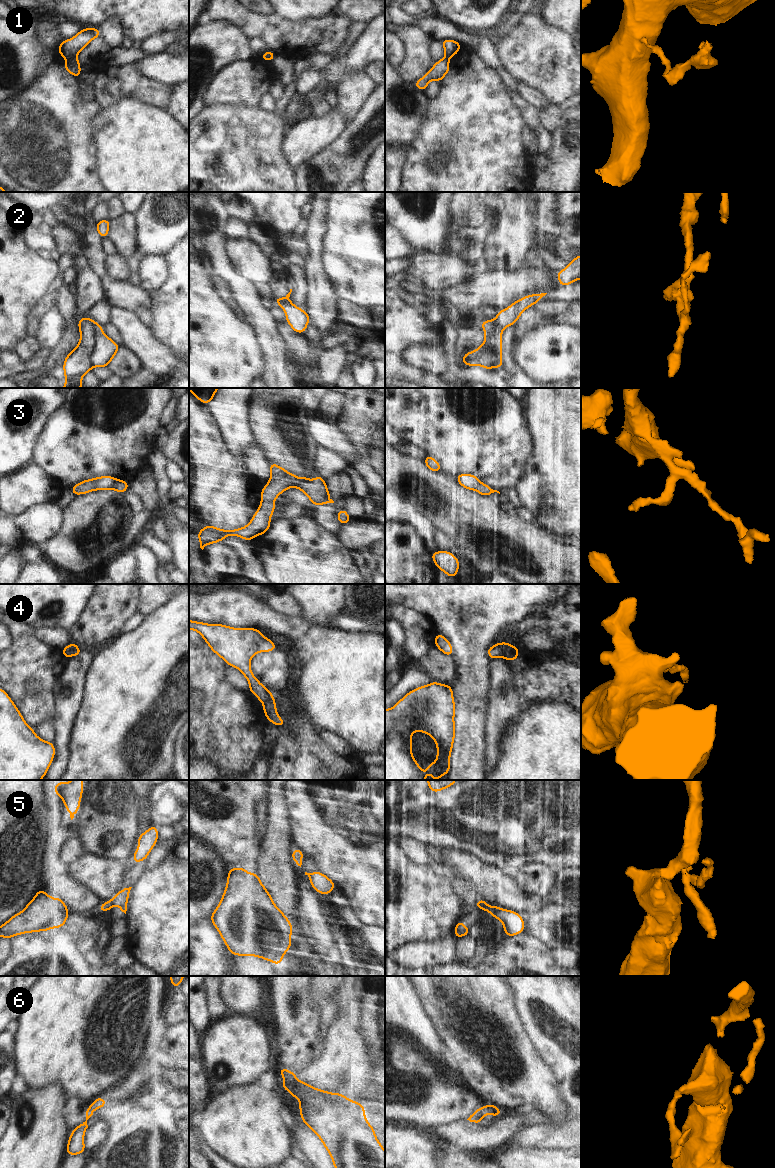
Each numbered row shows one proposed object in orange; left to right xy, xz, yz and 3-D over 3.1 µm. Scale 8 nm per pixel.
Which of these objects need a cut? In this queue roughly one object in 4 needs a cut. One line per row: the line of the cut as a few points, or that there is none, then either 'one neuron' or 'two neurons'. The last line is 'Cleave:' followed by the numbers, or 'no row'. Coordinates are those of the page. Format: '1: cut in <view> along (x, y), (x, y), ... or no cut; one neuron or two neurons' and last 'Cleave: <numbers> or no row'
1: cut in xy along (75, 55), (66, 60); two neurons
2: cut in xy along (91, 320), (97, 330), (97, 344), (92, 355), (94, 365); two neurons
3: no cut; one neuron
4: cut in yz along (499, 643), (502, 649), (502, 656); two neurons
5: cut in xy along (111, 899), (114, 901); two neurons
6: no cut; one neuron
Cleave: 1, 2, 4, 5

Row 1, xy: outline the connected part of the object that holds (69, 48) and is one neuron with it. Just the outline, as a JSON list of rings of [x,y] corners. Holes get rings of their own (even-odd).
[[[83,28],[74,37],[63,40],[58,47],[58,53],[68,60],[76,56],[97,37],[101,37],[99,28]]]

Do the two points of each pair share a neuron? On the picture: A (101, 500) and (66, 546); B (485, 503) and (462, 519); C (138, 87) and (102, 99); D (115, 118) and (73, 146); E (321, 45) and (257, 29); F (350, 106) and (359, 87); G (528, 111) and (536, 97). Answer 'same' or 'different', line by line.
A: same
B: same
C: same
D: different
E: same
F: same
G: different

